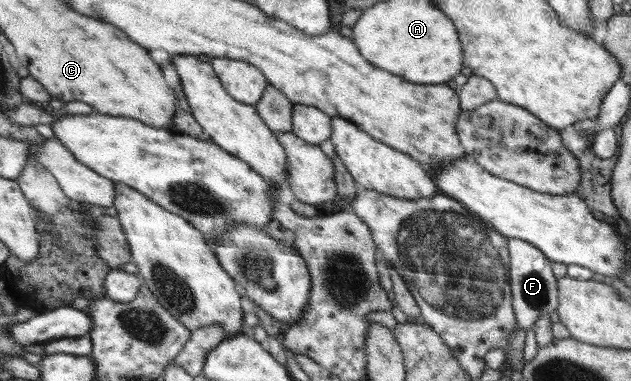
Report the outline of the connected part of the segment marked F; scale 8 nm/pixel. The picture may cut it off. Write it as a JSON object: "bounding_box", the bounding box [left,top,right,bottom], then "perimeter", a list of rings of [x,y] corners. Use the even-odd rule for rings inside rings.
{"bounding_box":[509,238,558,330],"perimeter":[[[509,238],[509,256],[511,256],[512,302],[518,327],[523,330],[533,328],[535,322],[543,316],[550,316],[558,309],[558,280],[555,278],[550,259],[538,247],[520,238]]]}

